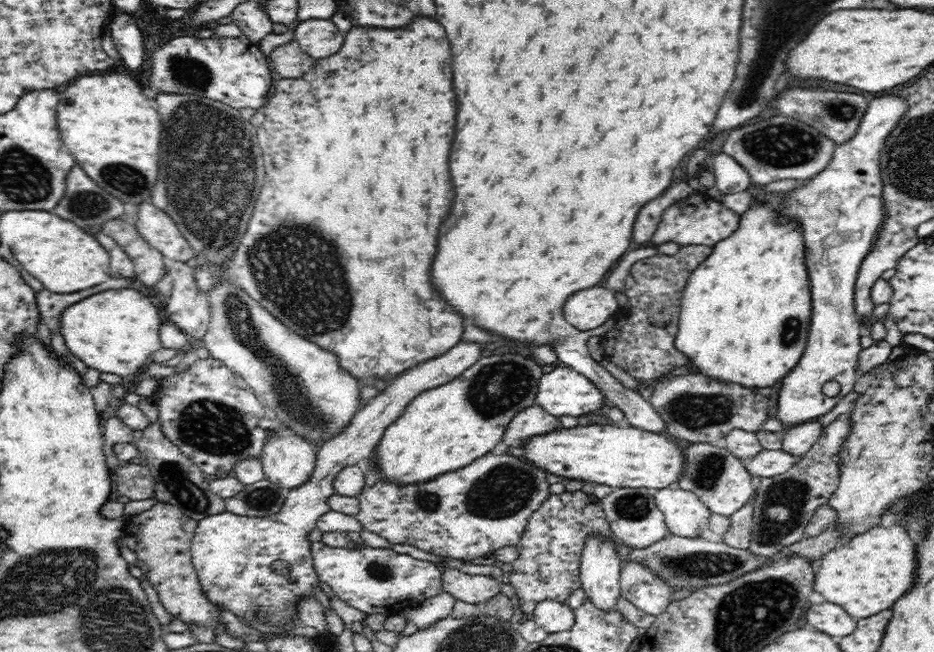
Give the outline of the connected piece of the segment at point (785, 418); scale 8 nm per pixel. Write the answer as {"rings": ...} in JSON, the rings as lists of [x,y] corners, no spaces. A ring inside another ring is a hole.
{"rings":[[[882,96],[882,98],[874,98],[874,100],[870,100],[868,110],[866,110],[866,113],[862,117],[858,130],[853,134],[853,137],[850,138],[848,142],[835,146],[833,159],[829,162],[828,166],[826,166],[826,169],[810,178],[810,180],[807,180],[808,184],[806,184],[806,186],[804,186],[804,184],[797,185],[791,190],[784,192],[780,202],[775,204],[775,206],[770,206],[774,209],[774,221],[776,221],[776,223],[794,221],[794,223],[802,229],[802,240],[804,240],[804,244],[806,244],[806,250],[804,250],[804,265],[806,265],[806,273],[808,273],[808,287],[810,287],[811,318],[806,348],[804,354],[800,357],[798,364],[781,380],[782,388],[779,392],[777,417],[785,424],[786,428],[788,426],[794,426],[794,424],[800,424],[800,422],[806,422],[806,420],[812,418],[820,418],[822,414],[826,414],[826,412],[828,412],[831,408],[834,408],[834,406],[836,406],[843,397],[853,390],[854,385],[856,384],[858,377],[857,366],[859,354],[863,348],[861,345],[861,322],[855,308],[855,286],[862,261],[865,261],[865,258],[873,251],[875,242],[877,241],[877,238],[881,233],[881,228],[885,223],[885,216],[887,215],[887,212],[885,211],[885,199],[883,198],[883,181],[881,178],[882,148],[885,146],[888,135],[896,126],[899,118],[902,118],[902,115],[906,113],[906,110],[906,102],[900,98],[896,98],[896,96]],[[830,380],[834,380],[834,382],[838,382],[838,384],[840,384],[840,391],[834,397],[828,397],[822,393],[822,386],[824,386],[826,382],[830,382]]]}

